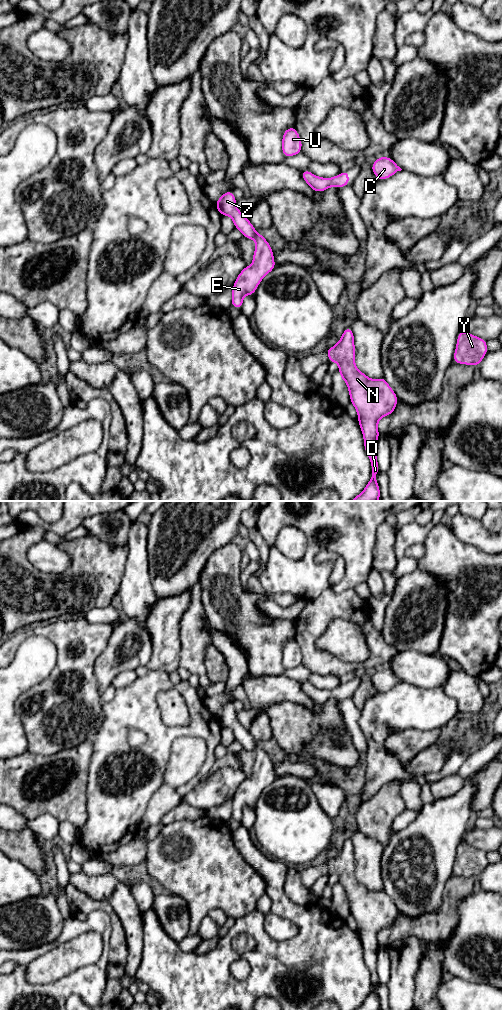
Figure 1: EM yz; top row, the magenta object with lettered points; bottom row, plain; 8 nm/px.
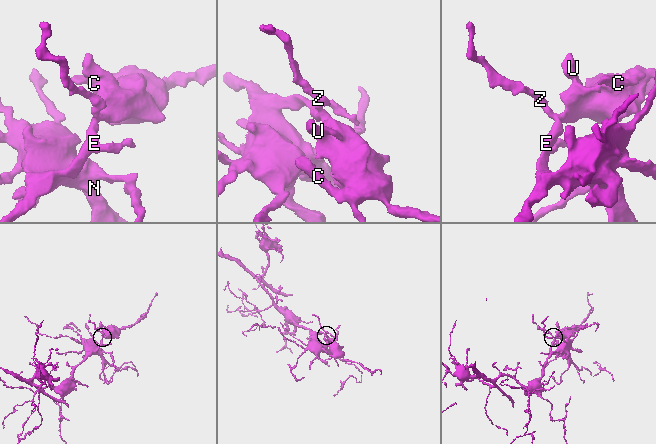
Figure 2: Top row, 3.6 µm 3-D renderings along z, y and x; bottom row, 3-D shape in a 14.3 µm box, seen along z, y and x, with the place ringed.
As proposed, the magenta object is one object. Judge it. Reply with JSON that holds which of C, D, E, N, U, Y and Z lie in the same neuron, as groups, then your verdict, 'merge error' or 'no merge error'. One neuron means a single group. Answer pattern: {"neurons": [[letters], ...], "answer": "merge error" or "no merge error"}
{"neurons": [["C", "D", "E", "N", "U", "Y", "Z"]], "answer": "no merge error"}

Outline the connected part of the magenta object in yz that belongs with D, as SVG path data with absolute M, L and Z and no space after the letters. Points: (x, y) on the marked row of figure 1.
M346 327L339 342L326 350L329 362L336 362L339 365L339 374L346 382L350 401L354 405L358 414L358 423L363 433L365 451L370 459L372 475L365 489L351 501L378 501L380 499L380 489L376 480L377 473L380 471L377 462L377 443L378 443L378 422L379 419L394 412L398 398L389 386L384 377L374 380L368 378L355 366L355 345L354 335L351 327Z

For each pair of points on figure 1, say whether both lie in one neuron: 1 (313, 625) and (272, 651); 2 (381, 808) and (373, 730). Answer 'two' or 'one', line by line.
1: two
2: two

